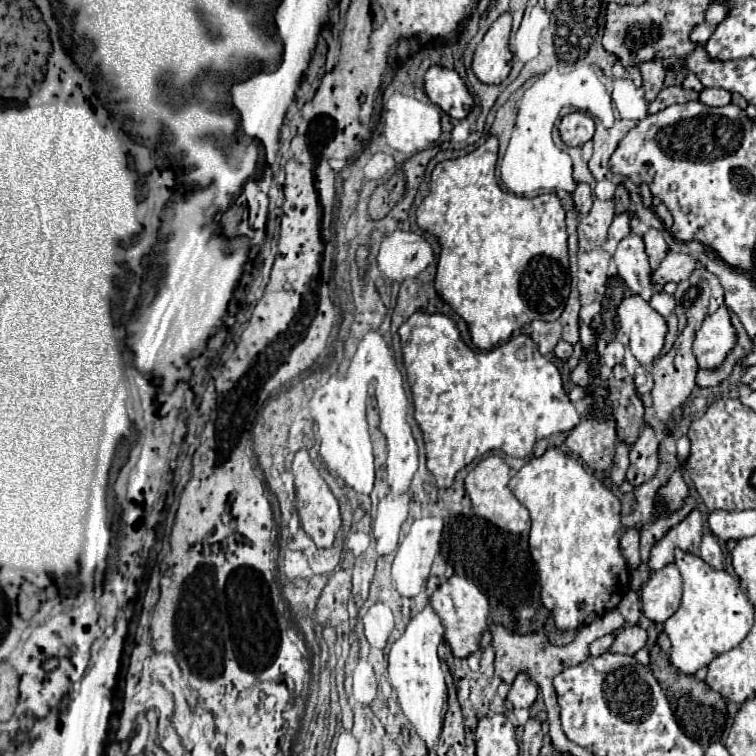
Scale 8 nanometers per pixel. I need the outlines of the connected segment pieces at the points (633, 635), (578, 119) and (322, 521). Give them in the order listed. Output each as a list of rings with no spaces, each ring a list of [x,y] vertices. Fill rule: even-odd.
[[[627,624],[615,632],[615,642],[611,646],[611,652],[633,656],[637,650],[641,650],[645,646],[645,642],[647,642],[647,632],[639,626]]]
[[[581,112],[567,114],[565,118],[561,118],[559,132],[561,132],[561,140],[567,146],[583,146],[585,142],[589,142],[593,138],[595,122],[591,116],[581,114]]]
[[[299,450],[295,454],[291,474],[293,474],[293,484],[295,484],[295,494],[297,494],[297,512],[299,512],[301,528],[313,538],[313,542],[319,548],[331,548],[335,542],[335,534],[341,528],[339,504],[337,504],[333,492],[329,490],[329,486],[325,484],[325,480],[321,478],[319,470],[313,466],[307,450]]]

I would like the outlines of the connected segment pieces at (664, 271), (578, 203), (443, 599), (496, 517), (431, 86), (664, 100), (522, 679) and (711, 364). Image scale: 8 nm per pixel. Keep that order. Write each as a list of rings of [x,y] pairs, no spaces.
[[[667,252],[659,268],[651,274],[651,282],[655,284],[667,284],[667,282],[681,282],[687,280],[689,274],[697,268],[697,260],[687,256],[687,254],[677,254],[677,252]]]
[[[579,184],[577,190],[573,192],[573,202],[575,202],[575,210],[585,216],[591,210],[591,204],[593,204],[591,188],[587,184]]]
[[[457,574],[451,576],[431,596],[431,608],[437,612],[437,616],[441,618],[443,626],[445,626],[445,642],[449,642],[455,658],[467,658],[469,654],[479,650],[481,636],[487,630],[489,600],[473,582],[457,576]]]
[[[489,456],[481,460],[465,478],[465,492],[471,498],[473,512],[491,524],[495,524],[501,530],[507,530],[511,534],[521,534],[529,530],[529,512],[527,508],[511,494],[509,490],[511,480],[511,468],[505,464],[501,456]]]
[[[431,66],[425,74],[425,92],[451,118],[465,118],[473,108],[473,96],[453,68]]]
[[[673,86],[661,92],[661,96],[657,96],[657,100],[653,104],[649,104],[649,112],[659,112],[661,108],[669,106],[669,104],[685,104],[689,100],[697,100],[699,92],[695,90],[685,90],[681,86]]]
[[[519,674],[511,684],[507,700],[511,702],[513,708],[529,708],[535,702],[535,698],[537,698],[537,684],[527,674]]]
[[[727,306],[707,316],[695,336],[693,354],[701,370],[715,370],[723,364],[727,354],[737,344],[737,334],[731,324],[731,314]]]

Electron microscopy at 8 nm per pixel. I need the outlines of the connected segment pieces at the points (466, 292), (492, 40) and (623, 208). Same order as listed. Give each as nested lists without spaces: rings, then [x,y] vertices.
[[[489,136],[485,144],[481,144],[479,148],[475,148],[473,152],[461,156],[461,158],[453,158],[453,160],[443,160],[435,166],[433,174],[431,174],[431,184],[429,184],[429,196],[419,204],[417,208],[417,224],[421,230],[429,232],[431,236],[435,236],[439,240],[441,246],[441,254],[439,254],[439,262],[437,262],[437,276],[435,276],[435,290],[441,296],[443,302],[447,302],[469,326],[469,334],[471,334],[471,342],[481,348],[481,350],[489,350],[495,344],[499,344],[501,340],[509,340],[511,334],[521,328],[525,322],[521,320],[527,312],[527,322],[531,322],[533,318],[539,320],[557,320],[565,308],[565,302],[569,298],[569,260],[567,260],[567,230],[565,230],[565,210],[557,198],[555,192],[549,194],[541,194],[535,198],[523,198],[511,192],[505,192],[499,188],[497,180],[495,180],[495,164],[497,164],[497,138]]]
[[[501,14],[487,30],[483,40],[475,48],[473,72],[485,84],[501,84],[511,72],[511,50],[509,50],[511,14]]]
[[[623,184],[617,186],[617,192],[615,192],[615,214],[623,214],[629,210],[629,192],[625,190]]]

